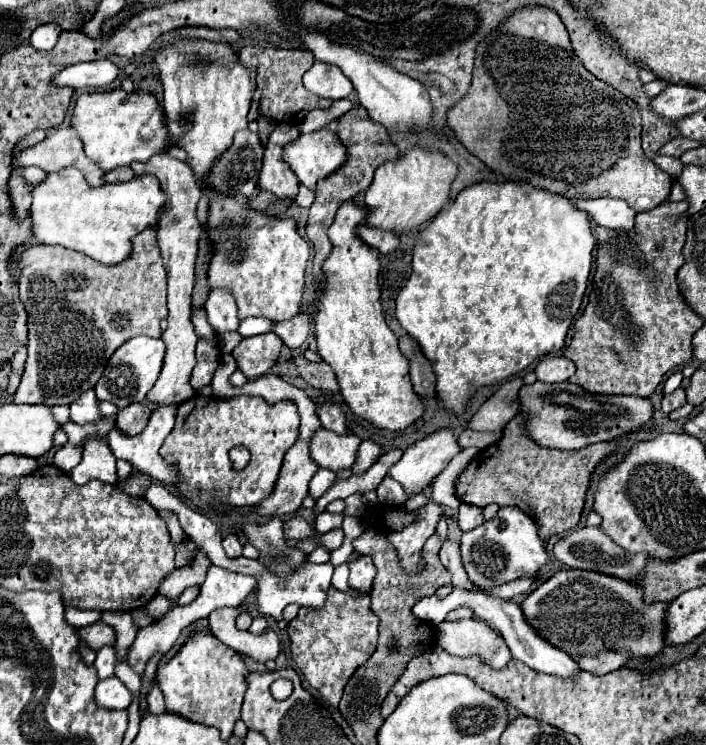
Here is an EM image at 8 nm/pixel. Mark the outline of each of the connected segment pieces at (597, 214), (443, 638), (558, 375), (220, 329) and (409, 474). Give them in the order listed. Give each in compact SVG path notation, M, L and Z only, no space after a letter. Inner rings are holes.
M620 198L576 200L576 208L584 210L598 226L610 230L632 230L636 212Z
M478 618L438 624L438 644L454 656L480 654L496 670L504 668L512 658L504 638Z
M546 356L538 362L534 374L542 382L564 382L574 374L574 364L564 356Z
M212 290L204 302L204 310L216 334L236 330L240 324L236 316L236 302L228 290Z
M442 428L442 430L434 432L434 434L430 434L428 438L424 438L422 442L412 444L412 446L402 454L402 458L400 458L396 464L392 464L392 466L388 468L386 476L390 476L392 480L400 482L400 484L404 486L404 490L410 494L410 498L412 498L412 496L416 496L418 492L422 492L426 486L430 486L432 480L448 466L448 462L450 462L458 452L462 452L462 448L460 448L460 444L456 442L454 432L452 432L450 428Z

